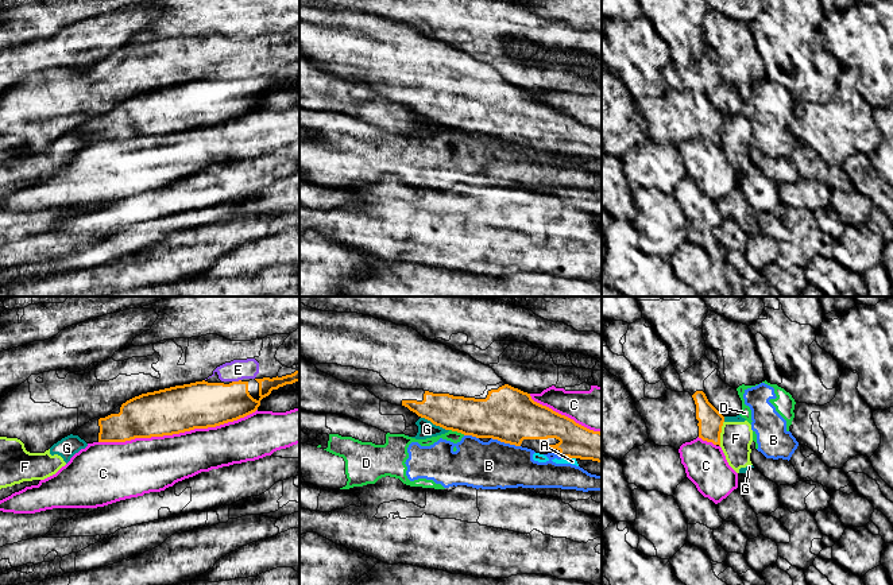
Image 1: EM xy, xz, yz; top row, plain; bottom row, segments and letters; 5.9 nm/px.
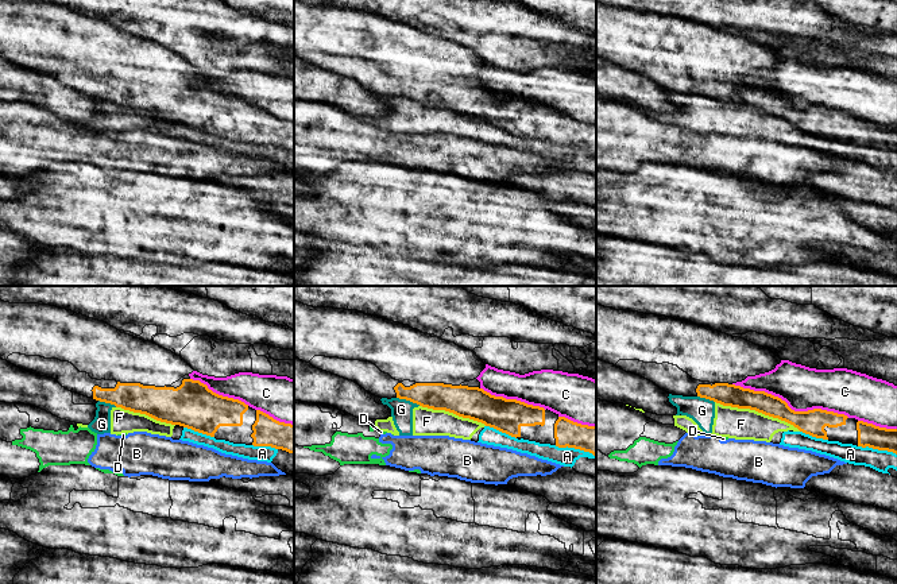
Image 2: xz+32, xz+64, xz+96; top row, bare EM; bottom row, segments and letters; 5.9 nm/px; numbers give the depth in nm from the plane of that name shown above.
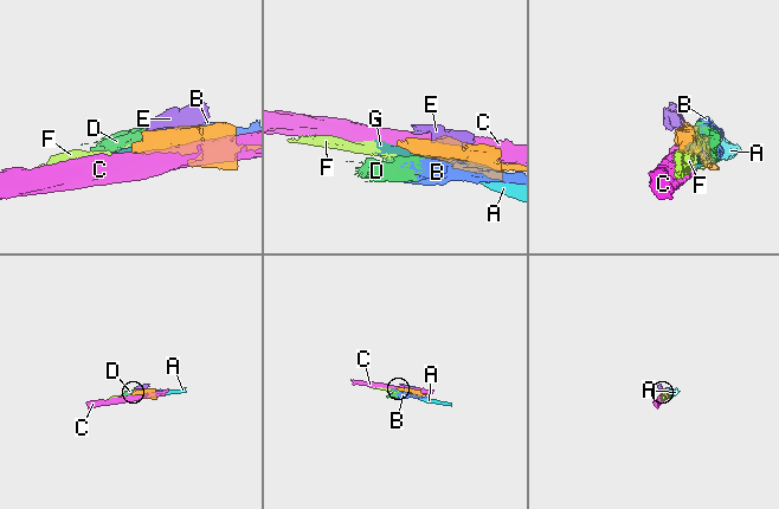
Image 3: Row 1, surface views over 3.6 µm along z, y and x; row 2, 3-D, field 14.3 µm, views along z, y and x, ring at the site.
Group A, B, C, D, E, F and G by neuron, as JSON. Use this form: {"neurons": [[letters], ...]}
{"neurons": [["A", "F", "G"], ["B", "D"], ["C"], ["E"]]}

